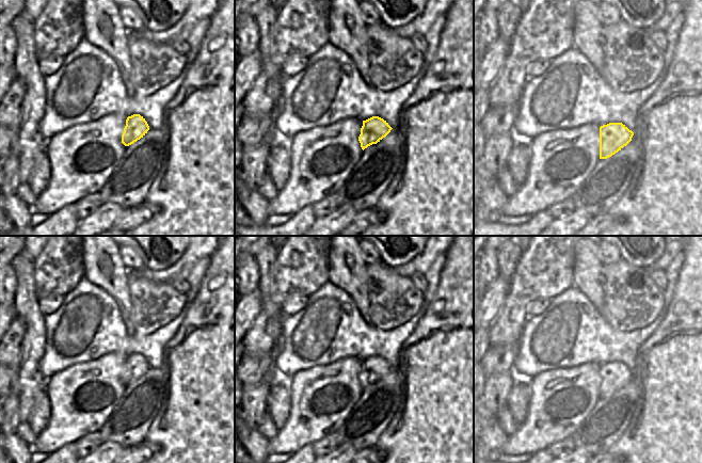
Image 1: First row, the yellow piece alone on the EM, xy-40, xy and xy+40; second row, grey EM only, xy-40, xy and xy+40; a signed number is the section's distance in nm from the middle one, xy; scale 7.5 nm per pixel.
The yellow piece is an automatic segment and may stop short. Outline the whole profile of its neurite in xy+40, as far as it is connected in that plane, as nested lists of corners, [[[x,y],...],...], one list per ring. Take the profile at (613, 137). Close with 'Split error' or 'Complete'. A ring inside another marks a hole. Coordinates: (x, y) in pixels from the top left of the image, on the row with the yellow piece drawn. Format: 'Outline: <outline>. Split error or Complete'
Outline: [[[609,123],[600,127],[600,159],[607,159],[626,146],[634,135],[622,123]]]. Complete

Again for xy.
Outline: [[[372,116],[363,121],[361,134],[358,137],[362,149],[364,150],[368,146],[380,142],[392,129],[388,123],[379,116]]]. Complete

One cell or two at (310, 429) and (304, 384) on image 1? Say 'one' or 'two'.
one

